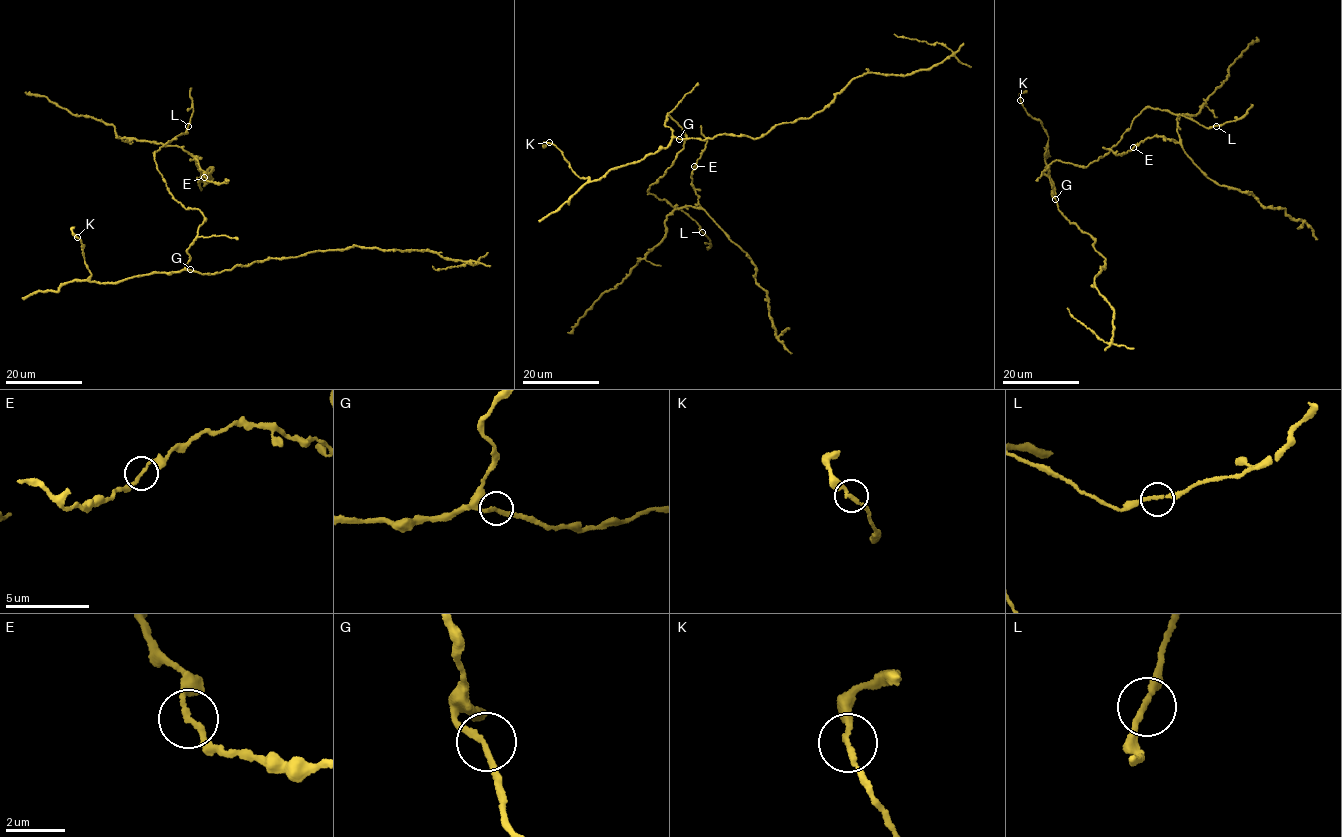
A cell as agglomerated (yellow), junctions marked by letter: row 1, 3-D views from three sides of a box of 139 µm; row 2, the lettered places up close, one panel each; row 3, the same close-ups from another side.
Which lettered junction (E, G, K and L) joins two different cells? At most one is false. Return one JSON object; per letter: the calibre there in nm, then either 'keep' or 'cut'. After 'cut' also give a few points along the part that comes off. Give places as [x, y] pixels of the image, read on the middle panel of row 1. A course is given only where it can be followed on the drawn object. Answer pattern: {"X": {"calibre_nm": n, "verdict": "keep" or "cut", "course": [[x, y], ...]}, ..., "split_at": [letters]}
{"E": {"calibre_nm": 180, "verdict": "keep"}, "G": {"calibre_nm": 200, "verdict": "keep"}, "K": {"calibre_nm": 200, "verdict": "keep"}, "L": {"calibre_nm": 180, "verdict": "keep"}, "split_at": []}

